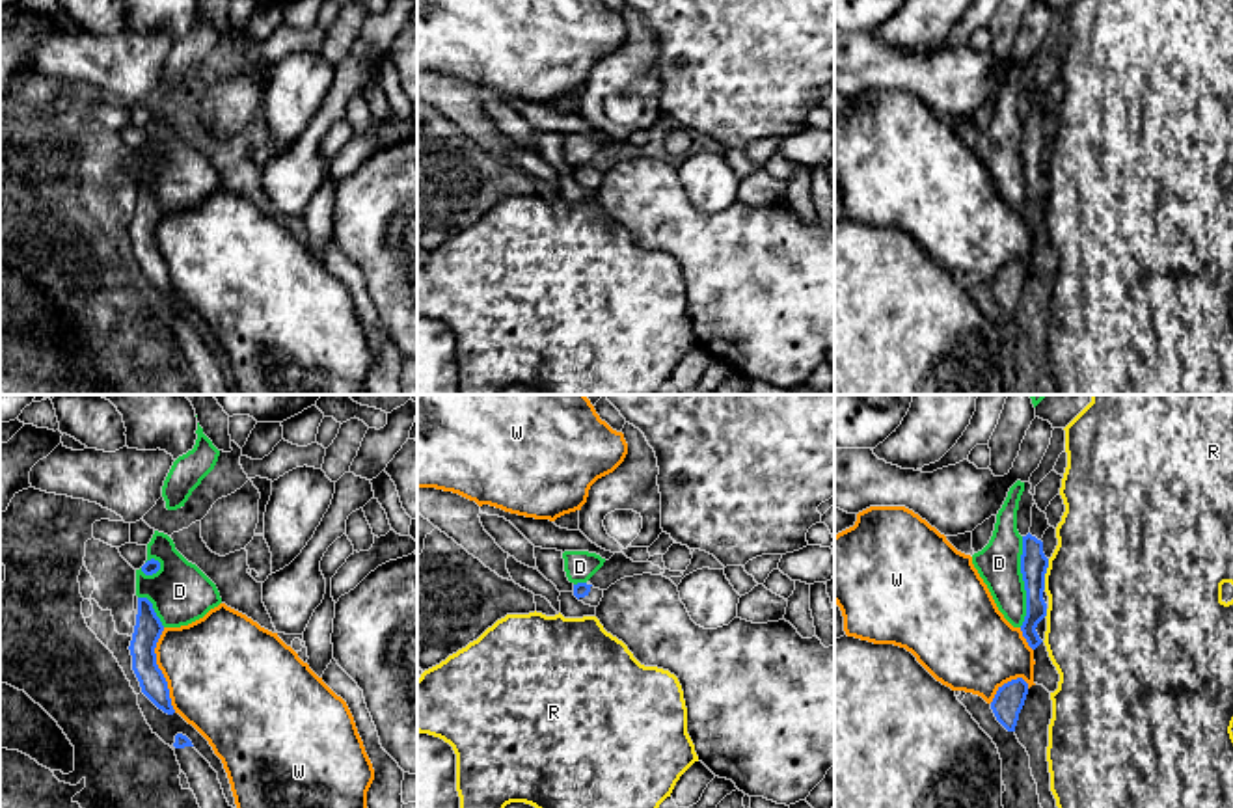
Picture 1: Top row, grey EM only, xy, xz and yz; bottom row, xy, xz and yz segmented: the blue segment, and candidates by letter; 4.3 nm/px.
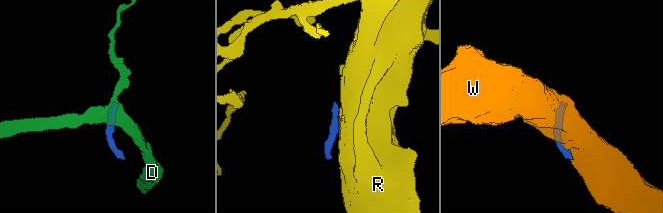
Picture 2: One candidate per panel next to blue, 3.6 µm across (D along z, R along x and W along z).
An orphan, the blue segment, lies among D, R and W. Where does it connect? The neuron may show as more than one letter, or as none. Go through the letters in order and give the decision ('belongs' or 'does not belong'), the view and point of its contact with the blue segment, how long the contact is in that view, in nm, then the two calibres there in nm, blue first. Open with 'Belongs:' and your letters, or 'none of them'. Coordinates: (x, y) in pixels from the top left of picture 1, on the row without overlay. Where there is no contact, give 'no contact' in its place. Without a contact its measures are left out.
Belongs: none of them
D: does not belong; contact yz (1023, 162); length 400 nm; calibres 120 and 190 nm
R: does not belong; contact yz (1045, 155); length 140 nm; calibres 120 and 480 nm
W: does not belong; contact xy (161, 254); length 380 nm; calibres 120 and 460 nm

